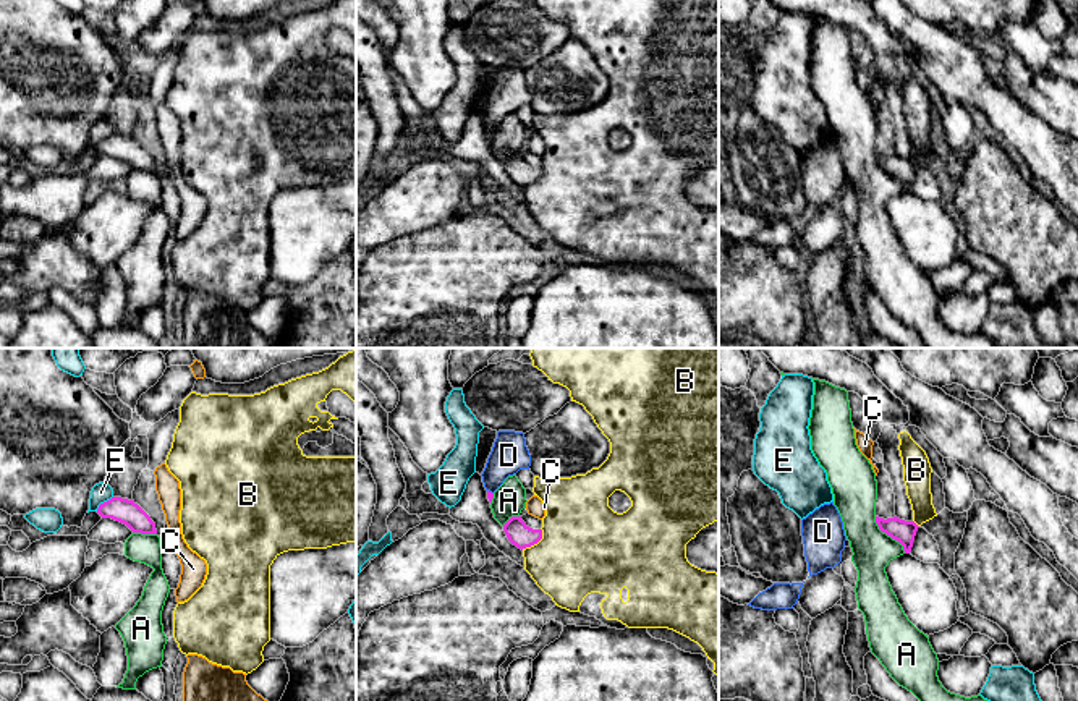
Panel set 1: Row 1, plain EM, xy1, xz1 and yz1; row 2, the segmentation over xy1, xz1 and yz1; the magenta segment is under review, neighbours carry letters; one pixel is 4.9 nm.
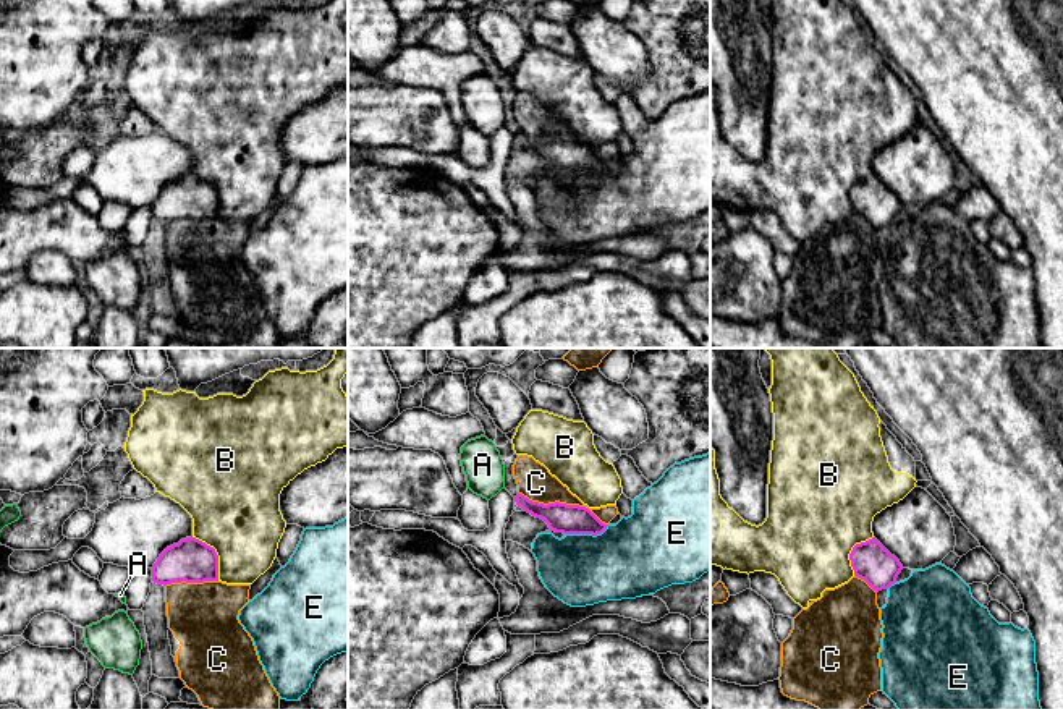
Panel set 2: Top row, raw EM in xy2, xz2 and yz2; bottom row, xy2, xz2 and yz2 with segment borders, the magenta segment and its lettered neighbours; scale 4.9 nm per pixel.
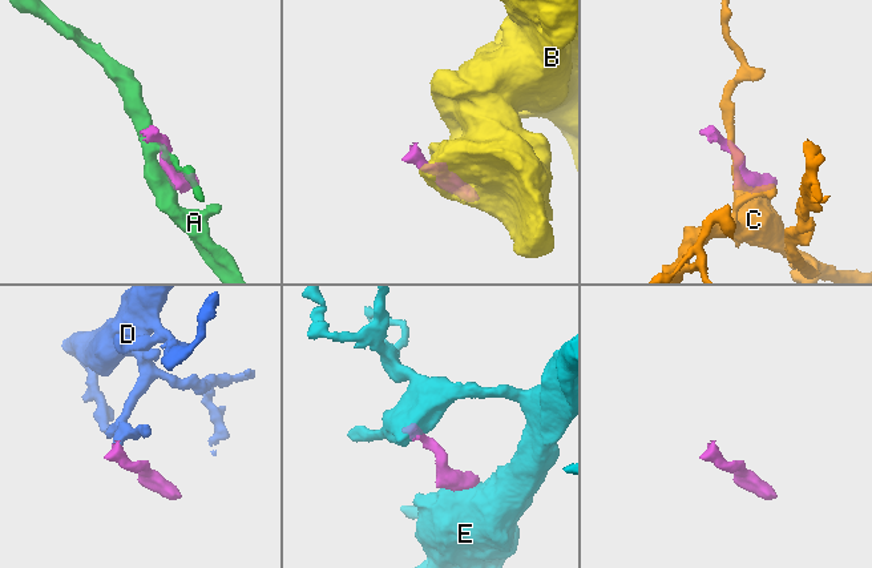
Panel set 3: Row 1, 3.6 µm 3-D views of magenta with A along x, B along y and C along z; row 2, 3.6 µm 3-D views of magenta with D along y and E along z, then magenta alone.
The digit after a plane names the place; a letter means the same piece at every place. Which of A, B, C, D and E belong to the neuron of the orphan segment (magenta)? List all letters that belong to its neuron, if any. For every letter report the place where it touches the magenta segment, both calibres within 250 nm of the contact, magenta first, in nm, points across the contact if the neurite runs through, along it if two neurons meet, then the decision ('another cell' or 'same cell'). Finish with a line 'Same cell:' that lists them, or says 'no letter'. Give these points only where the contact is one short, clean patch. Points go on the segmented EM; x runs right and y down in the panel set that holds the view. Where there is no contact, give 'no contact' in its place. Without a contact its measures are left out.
A: contact yz1 (889, 535); calibres 110 and 220 nm; border yz1 (874, 517), (879, 528), (894, 538), (905, 552); another cell
B: contact xy2 (215, 554); calibres 220 and 440 nm; another cell
C: contact xz2 (563, 504); calibres 140 and 170 nm; another cell
D: contact xz1 (491, 492); calibres 30 and 180 nm; way xz1 (489, 494), (491, 492), (492, 476), (509, 455); same cell
E: contact xz2 (586, 533); calibres 140 and 380 nm; another cell
Same cell: D

